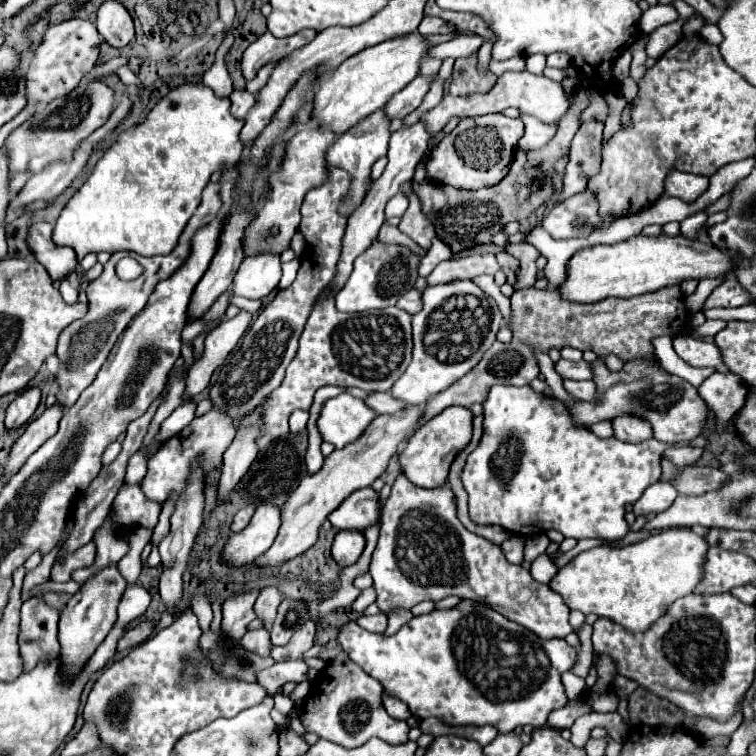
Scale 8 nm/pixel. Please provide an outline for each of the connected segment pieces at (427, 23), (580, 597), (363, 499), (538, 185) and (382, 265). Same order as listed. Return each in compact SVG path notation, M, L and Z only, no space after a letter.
M424 16L423 21L418 27L418 32L424 36L428 35L446 35L456 30L451 23L445 22L440 18Z
M663 530L625 548L597 546L581 552L557 572L549 586L563 596L571 610L611 618L631 632L645 632L665 614L669 604L693 592L703 578L707 550L705 538L691 530Z
M371 486L353 492L343 504L329 516L335 530L365 532L379 520L379 492Z
M517 152L515 162L511 164L509 174L495 186L481 190L459 190L447 184L435 184L433 180L413 182L411 190L423 202L425 216L435 224L437 238L453 248L453 252L461 252L475 244L491 244L491 236L499 232L507 222L523 220L533 214L541 204L545 204L553 194L551 176L543 172L543 168L527 168L525 152Z
M373 242L357 260L349 282L335 296L335 306L339 312L365 312L395 306L397 300L413 288L417 280L419 258L403 246Z

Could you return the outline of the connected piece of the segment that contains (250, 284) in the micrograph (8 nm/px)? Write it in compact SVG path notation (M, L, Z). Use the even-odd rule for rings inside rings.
M259 254L253 258L245 258L239 272L233 280L233 294L257 300L271 294L281 280L281 262L279 256Z

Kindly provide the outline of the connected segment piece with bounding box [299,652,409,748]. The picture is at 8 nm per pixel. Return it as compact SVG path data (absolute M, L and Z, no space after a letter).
M339 652L317 674L311 684L311 692L301 708L301 724L307 732L317 734L323 740L331 740L345 748L363 746L369 738L377 736L389 744L407 742L409 726L403 720L391 718L383 708L383 686L371 680L345 652Z

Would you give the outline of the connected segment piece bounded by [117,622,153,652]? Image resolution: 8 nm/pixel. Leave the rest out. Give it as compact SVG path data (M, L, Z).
M141 622L139 626L127 630L127 632L121 636L119 644L117 644L117 652L125 652L125 650L135 648L135 646L141 644L151 632L153 632L153 624L151 624L151 622Z

